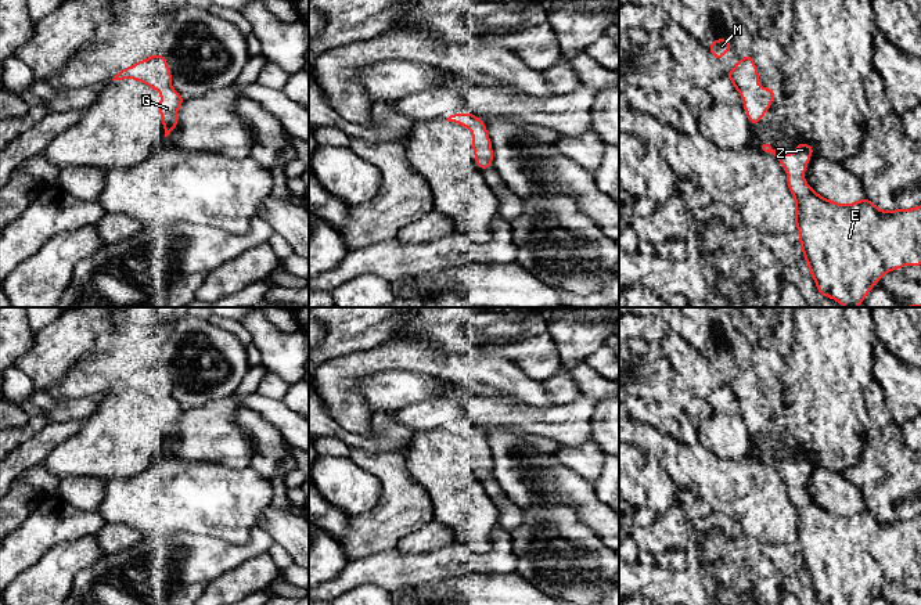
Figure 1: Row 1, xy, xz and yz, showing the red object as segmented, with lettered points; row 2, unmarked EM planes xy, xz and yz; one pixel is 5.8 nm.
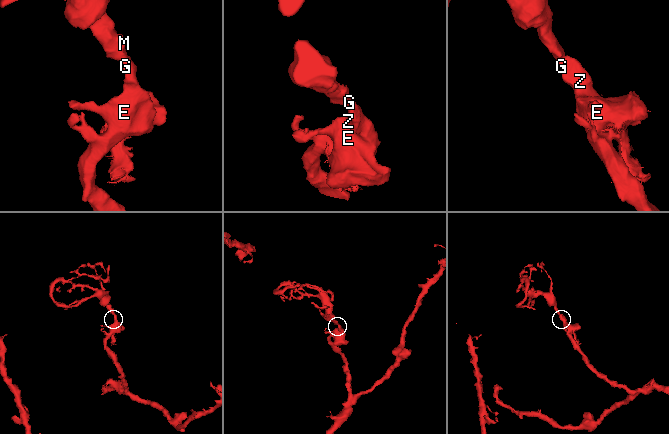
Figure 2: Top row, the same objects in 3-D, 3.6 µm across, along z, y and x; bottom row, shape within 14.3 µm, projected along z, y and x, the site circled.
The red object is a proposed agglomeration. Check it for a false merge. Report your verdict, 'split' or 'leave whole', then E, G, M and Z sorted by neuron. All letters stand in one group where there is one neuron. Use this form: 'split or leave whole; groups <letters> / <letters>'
leave whole; groups E G M Z

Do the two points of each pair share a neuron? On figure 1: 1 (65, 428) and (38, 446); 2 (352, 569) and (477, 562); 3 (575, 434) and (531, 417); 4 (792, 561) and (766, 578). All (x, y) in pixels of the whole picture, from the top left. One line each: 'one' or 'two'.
1: one
2: one
3: one
4: two

